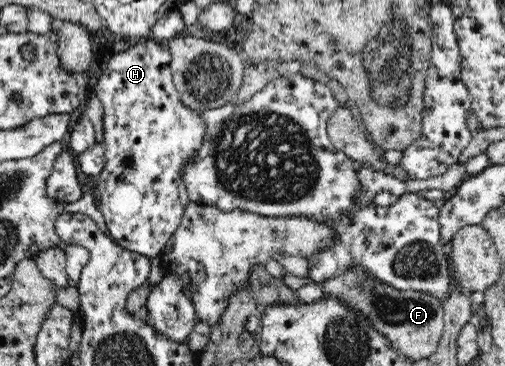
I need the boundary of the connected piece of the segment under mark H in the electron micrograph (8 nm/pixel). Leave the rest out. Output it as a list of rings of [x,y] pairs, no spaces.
[[[153,38],[135,41],[123,51],[112,54],[92,91],[104,106],[106,166],[98,177],[98,199],[109,235],[118,245],[149,258],[166,247],[181,225],[186,207],[191,202],[184,182],[186,166],[198,158],[208,132],[204,114],[182,103],[173,83],[170,63],[171,54],[165,43]]]

